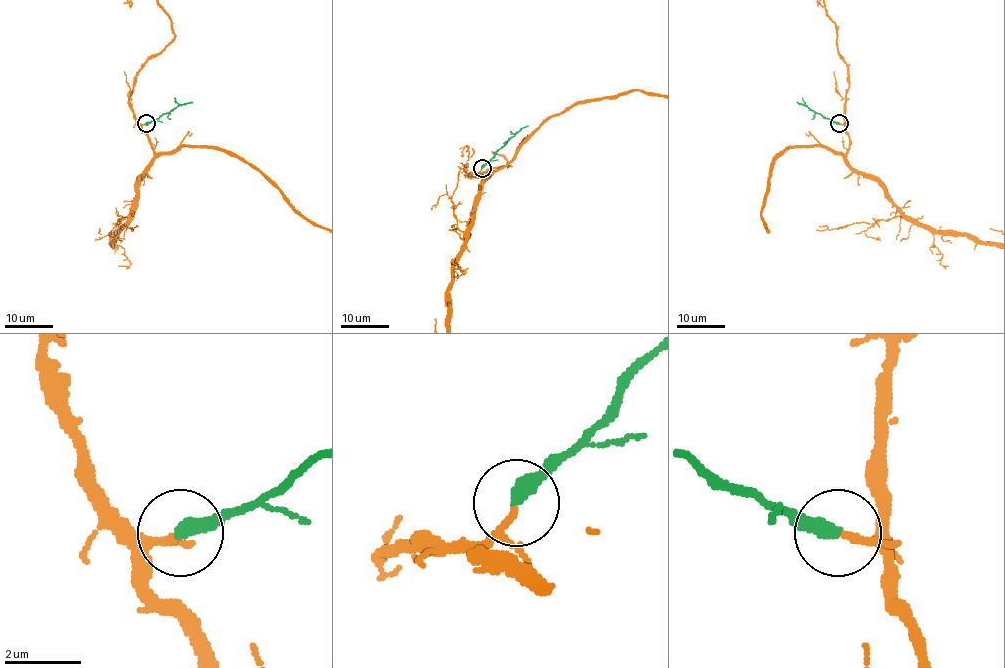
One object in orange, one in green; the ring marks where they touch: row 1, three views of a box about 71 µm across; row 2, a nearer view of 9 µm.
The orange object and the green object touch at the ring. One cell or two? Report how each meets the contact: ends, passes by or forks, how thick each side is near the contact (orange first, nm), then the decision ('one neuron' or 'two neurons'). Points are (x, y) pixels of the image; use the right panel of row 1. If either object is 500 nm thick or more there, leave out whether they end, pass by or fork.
orange passes by | green ends | 120/400 nm | one neuron

